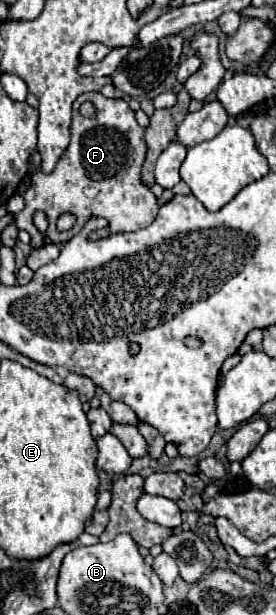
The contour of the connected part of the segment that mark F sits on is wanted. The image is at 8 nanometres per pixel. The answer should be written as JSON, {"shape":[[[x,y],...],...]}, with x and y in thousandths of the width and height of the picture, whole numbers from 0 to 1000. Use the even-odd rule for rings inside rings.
{"shape":[[[355,150],[290,153],[268,166],[261,189],[261,228],[225,257],[203,267],[203,276],[181,286],[130,280],[116,286],[116,299],[87,315],[87,341],[58,351],[58,364],[72,374],[94,374],[116,384],[109,400],[145,403],[167,400],[167,387],[196,400],[232,400],[268,380],[297,374],[326,351],[377,351],[395,364],[384,371],[333,379],[330,392],[388,387],[435,377],[493,377],[543,361],[558,361],[572,348],[572,325],[543,312],[536,302],[507,293],[507,273],[529,254],[529,228],[522,208],[500,205],[486,182],[442,159],[377,159]],[[304,166],[333,166],[348,172],[348,189],[312,192],[290,185],[290,172]],[[130,341],[159,341],[181,367],[167,380],[145,380],[116,364],[116,348]],[[225,348],[275,351],[275,364],[239,374],[203,374],[203,358]]]}

